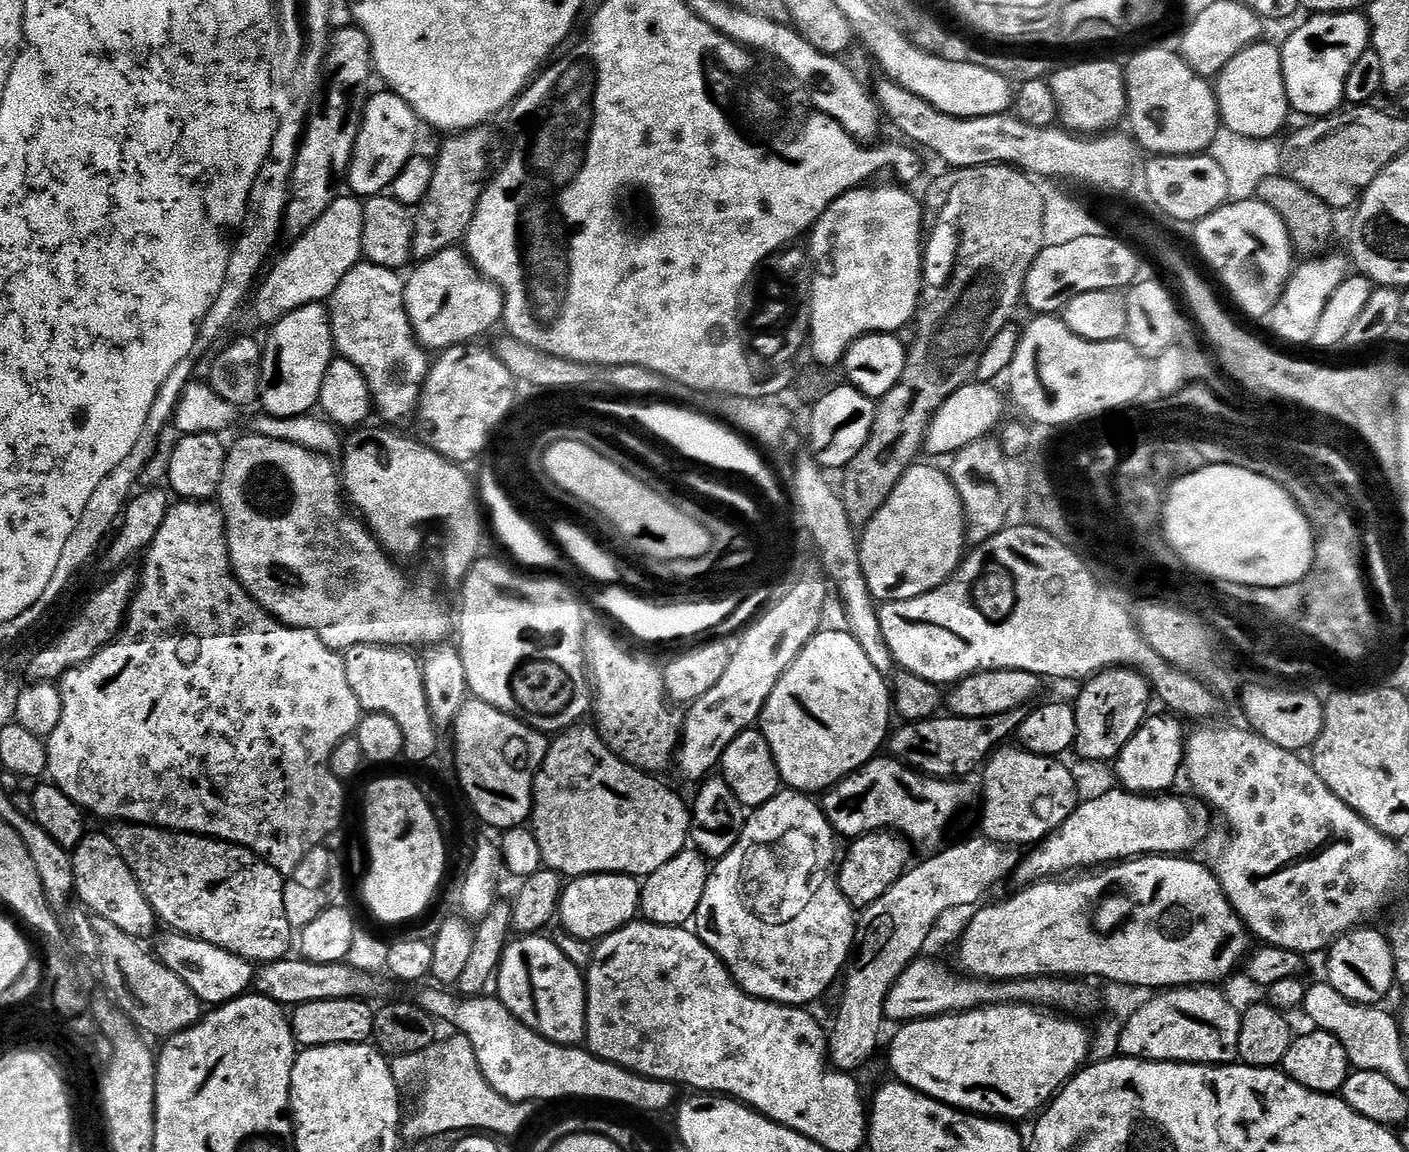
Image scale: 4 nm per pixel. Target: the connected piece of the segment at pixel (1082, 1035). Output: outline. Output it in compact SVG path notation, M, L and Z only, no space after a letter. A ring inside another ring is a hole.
M991 1004L985 1008L972 1008L968 1012L958 1012L946 1016L932 1016L928 1020L909 1020L896 1032L892 1045L888 1048L888 1060L892 1063L892 1072L897 1081L910 1086L915 1092L926 1094L930 1098L940 1100L943 1104L949 1104L951 1108L959 1108L960 1111L975 1114L985 1118L995 1118L1005 1122L1017 1122L1027 1116L1035 1117L1055 1097L1056 1093L1089 1063L1089 1052L1092 1048L1093 1033L1088 1033L1084 1024L1079 1024L1079 1019L1068 1014L1057 1014L1052 1010L1041 1010L1034 1004Z

